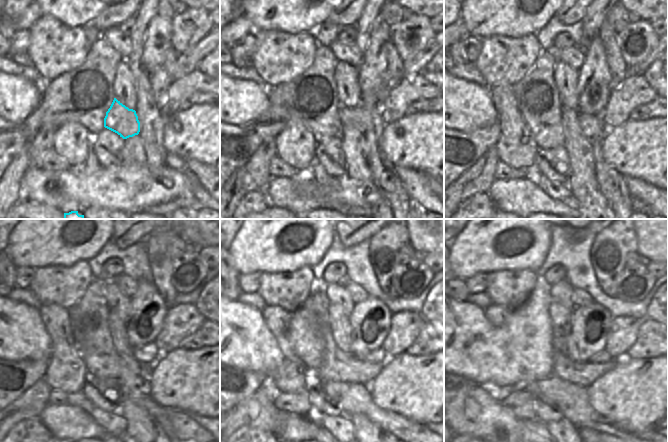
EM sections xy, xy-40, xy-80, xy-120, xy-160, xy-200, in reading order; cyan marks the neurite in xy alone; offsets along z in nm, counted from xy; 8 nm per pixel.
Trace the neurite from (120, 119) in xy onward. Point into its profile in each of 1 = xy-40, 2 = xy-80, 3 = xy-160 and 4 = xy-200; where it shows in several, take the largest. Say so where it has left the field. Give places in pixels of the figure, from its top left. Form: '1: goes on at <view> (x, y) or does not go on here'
1: goes on at xy-40 (358, 117)
2: goes on at xy-80 (593, 127)
3: goes on at xy-160 (379, 355)
4: goes on at xy-200 (602, 357)

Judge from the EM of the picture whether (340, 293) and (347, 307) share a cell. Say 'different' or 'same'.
same

